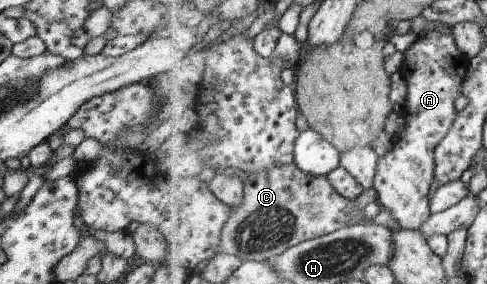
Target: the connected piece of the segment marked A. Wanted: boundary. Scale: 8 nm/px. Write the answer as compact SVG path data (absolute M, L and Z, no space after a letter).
M441 21L435 24L434 29L423 30L404 51L404 66L399 73L407 88L402 112L407 127L398 135L393 150L379 157L373 186L380 207L391 210L393 219L411 230L420 230L433 214L429 192L435 180L434 152L458 117L456 100L462 95L462 84L470 65L470 59L456 43L453 27Z

